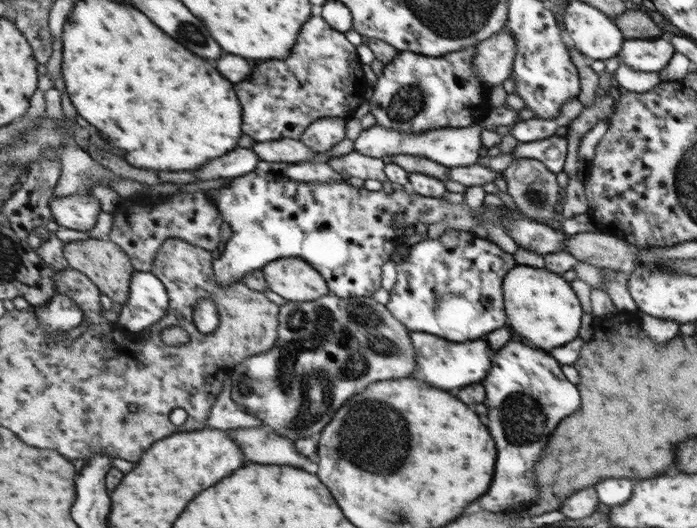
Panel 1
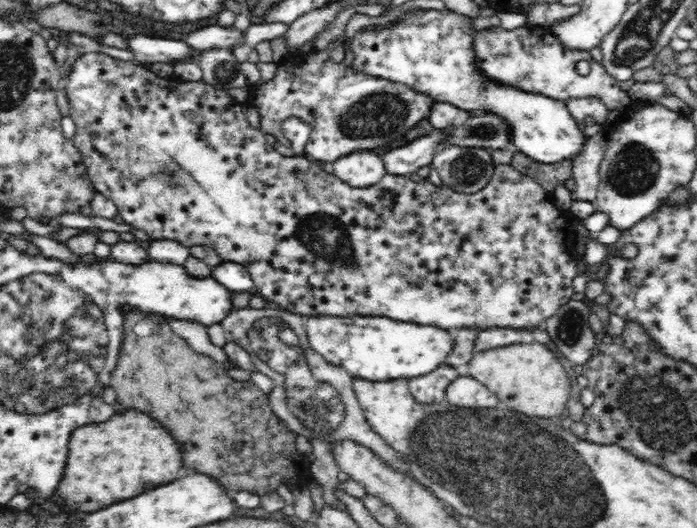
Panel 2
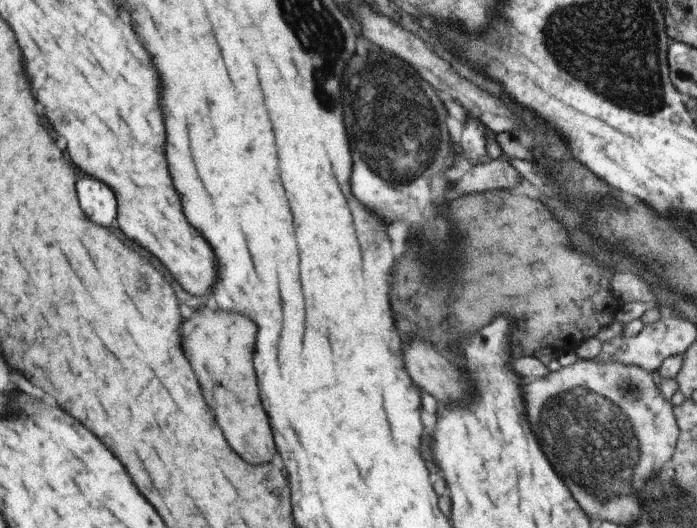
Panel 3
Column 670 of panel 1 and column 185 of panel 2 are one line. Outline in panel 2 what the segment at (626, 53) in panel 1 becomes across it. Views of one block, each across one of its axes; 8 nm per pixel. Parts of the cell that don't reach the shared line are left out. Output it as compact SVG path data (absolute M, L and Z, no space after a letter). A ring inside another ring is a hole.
M146 34L127 37L124 39L133 54L136 63L176 63L182 58L197 58L198 51L194 51L188 44L178 40L153 38Z

